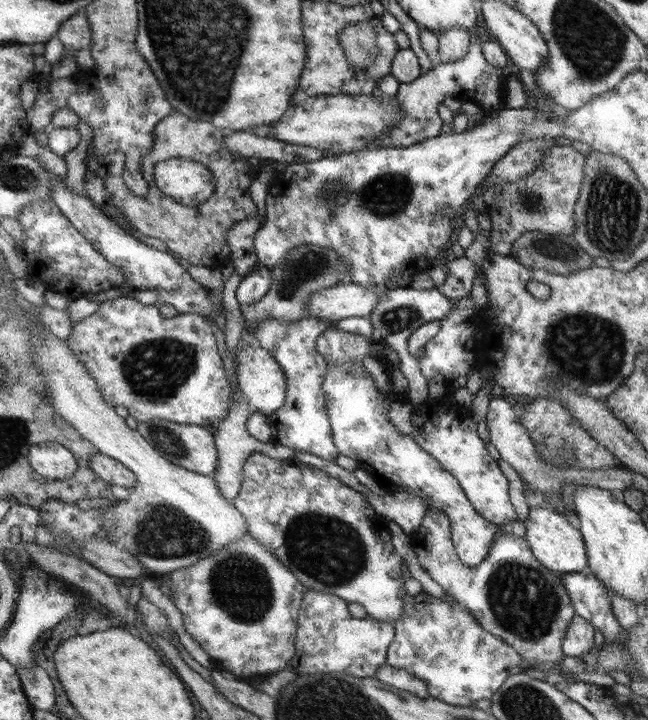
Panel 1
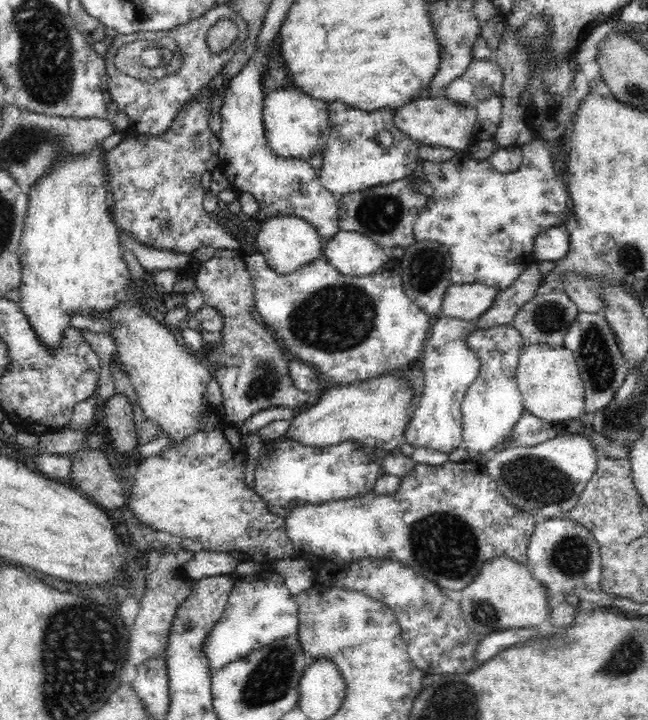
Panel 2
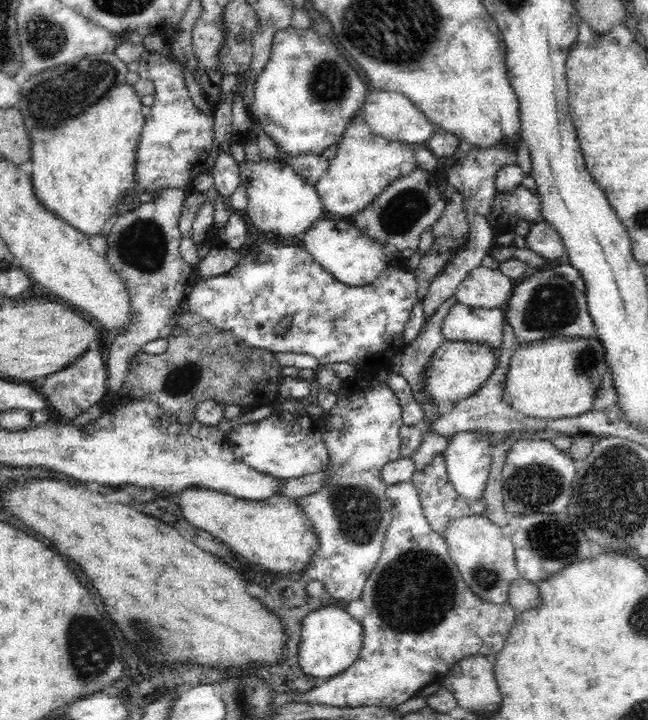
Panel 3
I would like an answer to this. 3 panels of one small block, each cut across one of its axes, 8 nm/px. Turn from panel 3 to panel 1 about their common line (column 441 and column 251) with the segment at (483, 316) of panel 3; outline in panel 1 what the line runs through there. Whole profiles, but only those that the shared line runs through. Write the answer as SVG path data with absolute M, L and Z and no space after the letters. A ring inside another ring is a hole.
M305 315L292 325L281 323L274 318L266 318L256 327L248 327L245 321L245 332L255 334L255 342L275 356L287 375L287 400L284 407L268 414L272 431L272 442L284 445L295 451L306 451L320 458L334 461L338 449L334 446L331 433L331 422L326 408L326 396L322 383L326 377L328 363L316 349L316 340L330 326L331 322Z

